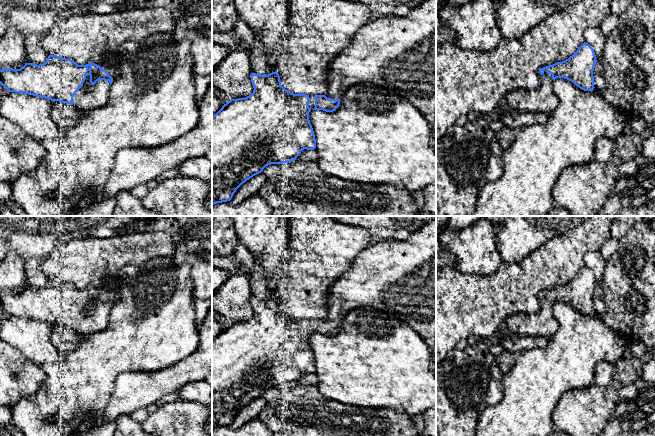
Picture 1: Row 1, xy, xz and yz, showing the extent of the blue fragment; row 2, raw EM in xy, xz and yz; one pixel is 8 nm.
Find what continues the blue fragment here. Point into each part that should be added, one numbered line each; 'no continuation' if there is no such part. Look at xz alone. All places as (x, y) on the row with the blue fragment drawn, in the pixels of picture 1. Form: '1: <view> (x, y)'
1: xz (312, 97)

